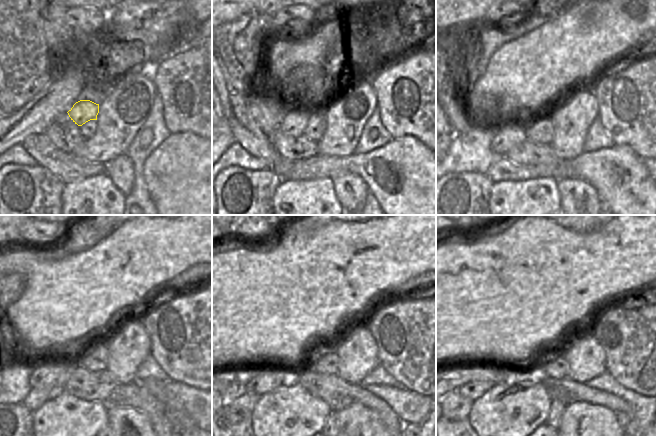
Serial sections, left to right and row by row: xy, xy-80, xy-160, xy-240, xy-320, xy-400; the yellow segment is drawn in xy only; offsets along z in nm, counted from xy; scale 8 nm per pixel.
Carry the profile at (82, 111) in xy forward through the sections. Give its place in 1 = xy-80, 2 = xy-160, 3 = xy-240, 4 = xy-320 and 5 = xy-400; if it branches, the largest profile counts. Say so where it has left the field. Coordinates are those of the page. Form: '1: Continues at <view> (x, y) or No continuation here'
1: Continues at xy-80 (295, 121)
2: Continues at xy-160 (512, 131)
3: Continues at xy-240 (53, 370)
4: Continues at xy-320 (265, 380)
5: Continues at xy-400 (472, 390)

